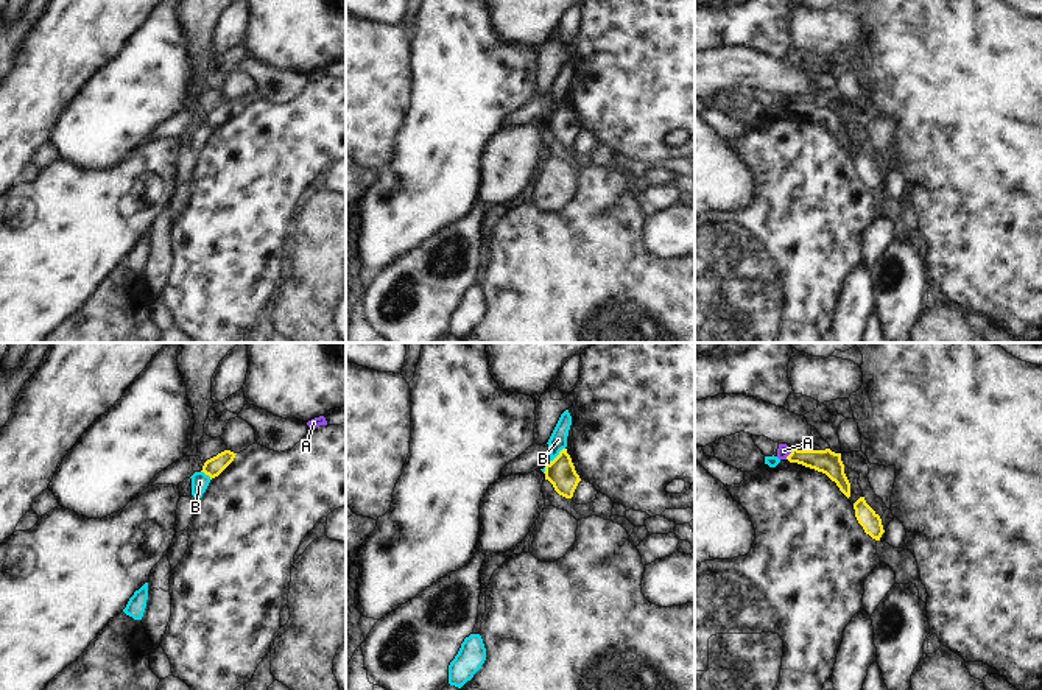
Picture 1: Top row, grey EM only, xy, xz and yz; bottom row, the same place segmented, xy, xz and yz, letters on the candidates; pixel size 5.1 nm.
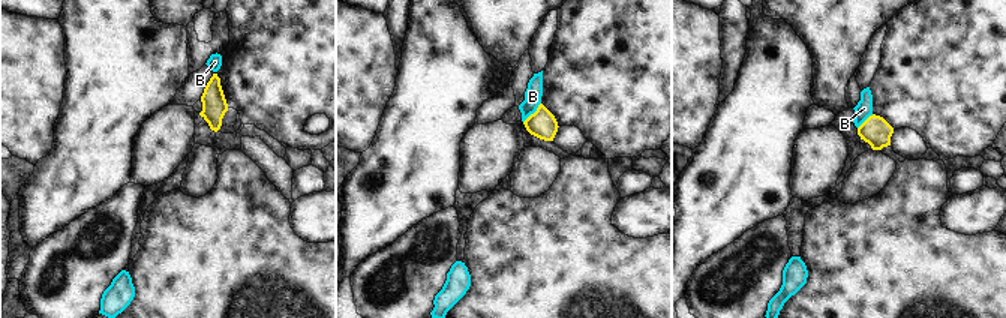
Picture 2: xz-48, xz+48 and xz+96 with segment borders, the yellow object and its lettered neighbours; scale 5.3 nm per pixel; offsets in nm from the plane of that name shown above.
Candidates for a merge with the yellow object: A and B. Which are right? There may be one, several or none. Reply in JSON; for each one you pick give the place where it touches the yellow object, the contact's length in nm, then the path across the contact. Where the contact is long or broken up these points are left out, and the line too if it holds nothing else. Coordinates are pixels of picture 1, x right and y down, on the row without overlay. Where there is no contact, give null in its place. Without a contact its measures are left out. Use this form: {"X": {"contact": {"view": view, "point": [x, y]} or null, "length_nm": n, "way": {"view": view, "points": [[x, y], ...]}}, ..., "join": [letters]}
{"join": []}

